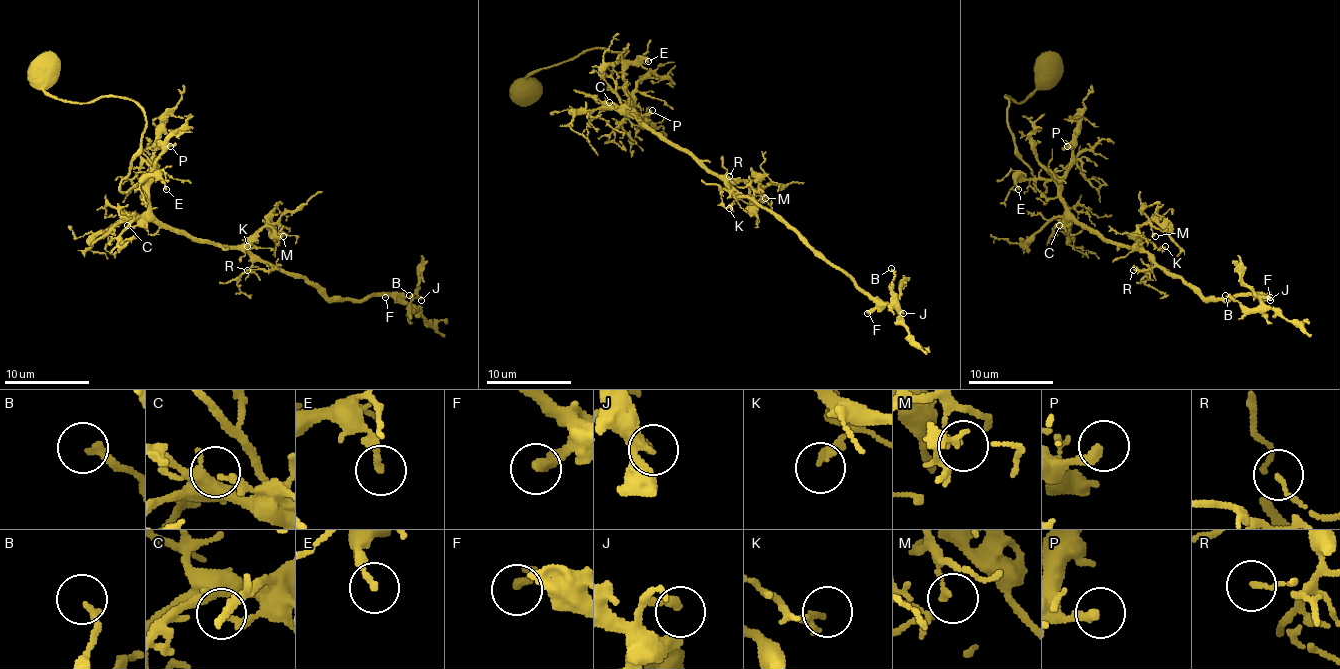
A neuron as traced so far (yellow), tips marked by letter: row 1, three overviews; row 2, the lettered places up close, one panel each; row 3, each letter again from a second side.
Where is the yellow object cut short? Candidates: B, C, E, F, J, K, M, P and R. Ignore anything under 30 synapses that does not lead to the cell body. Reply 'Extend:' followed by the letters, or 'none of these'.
Extend: J

